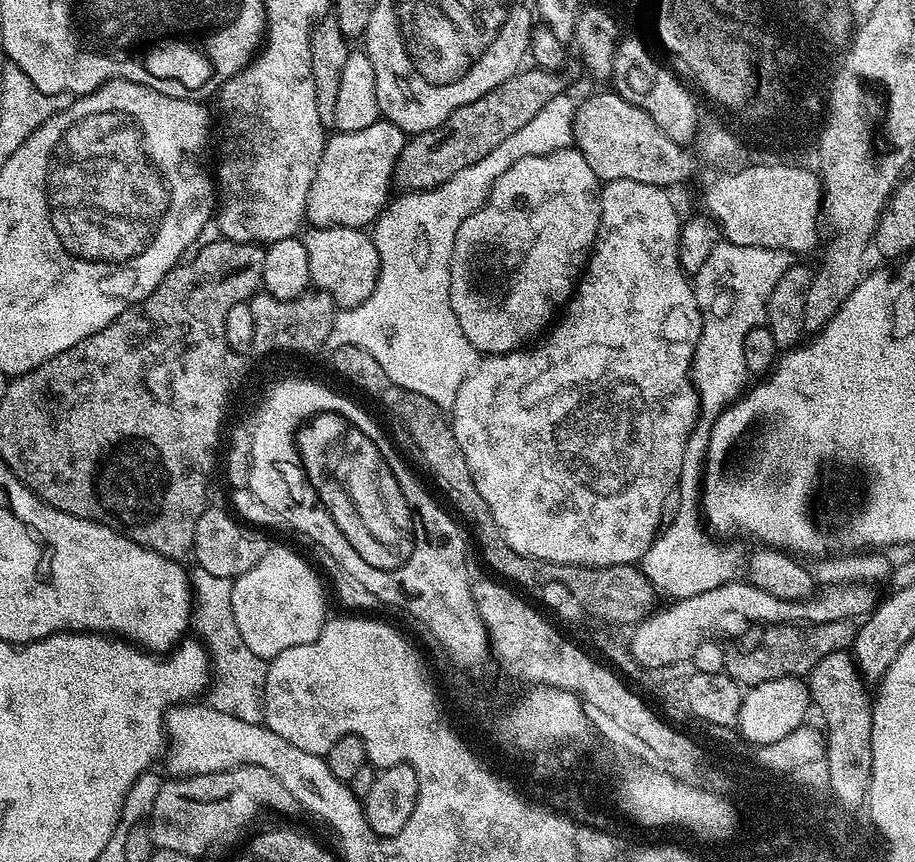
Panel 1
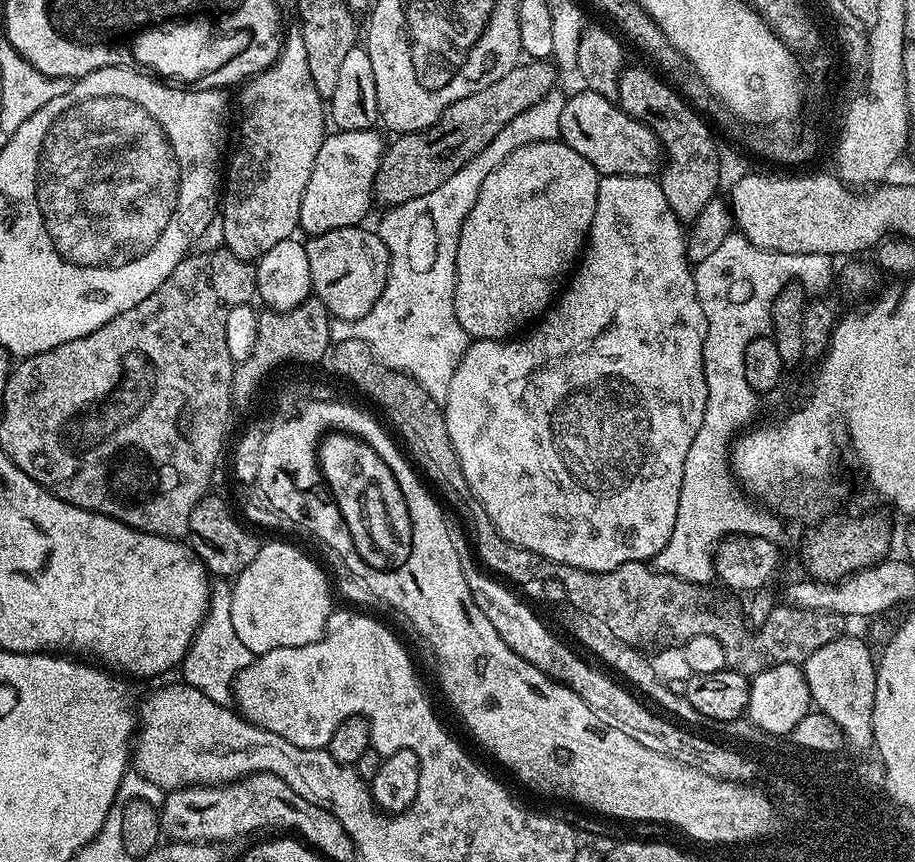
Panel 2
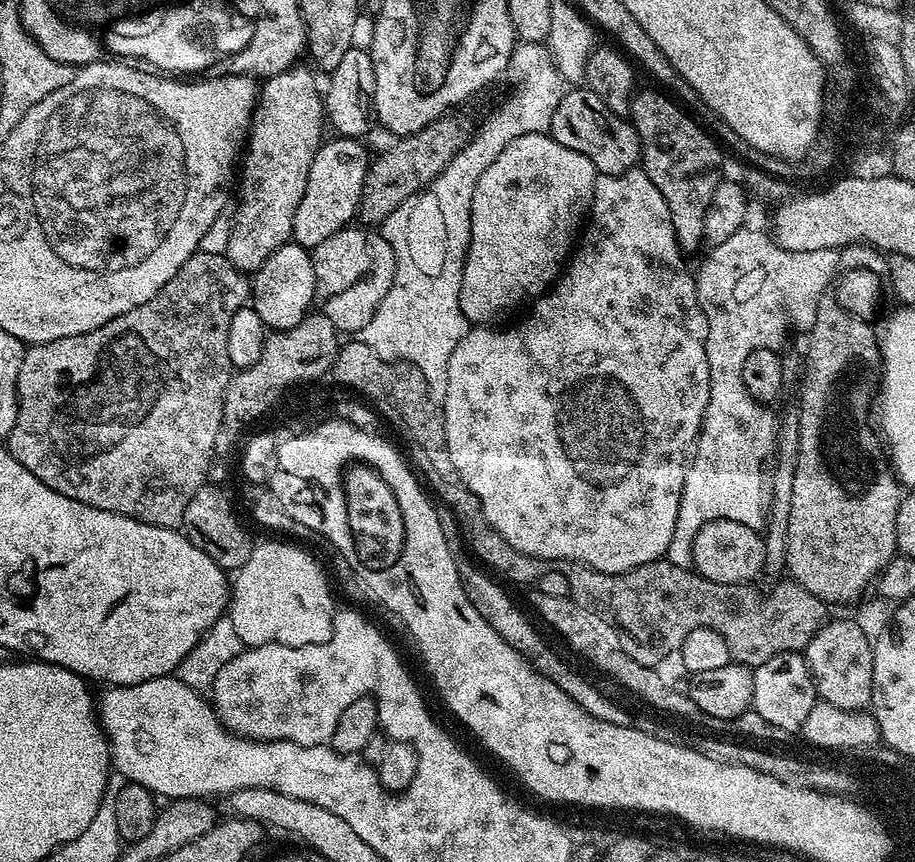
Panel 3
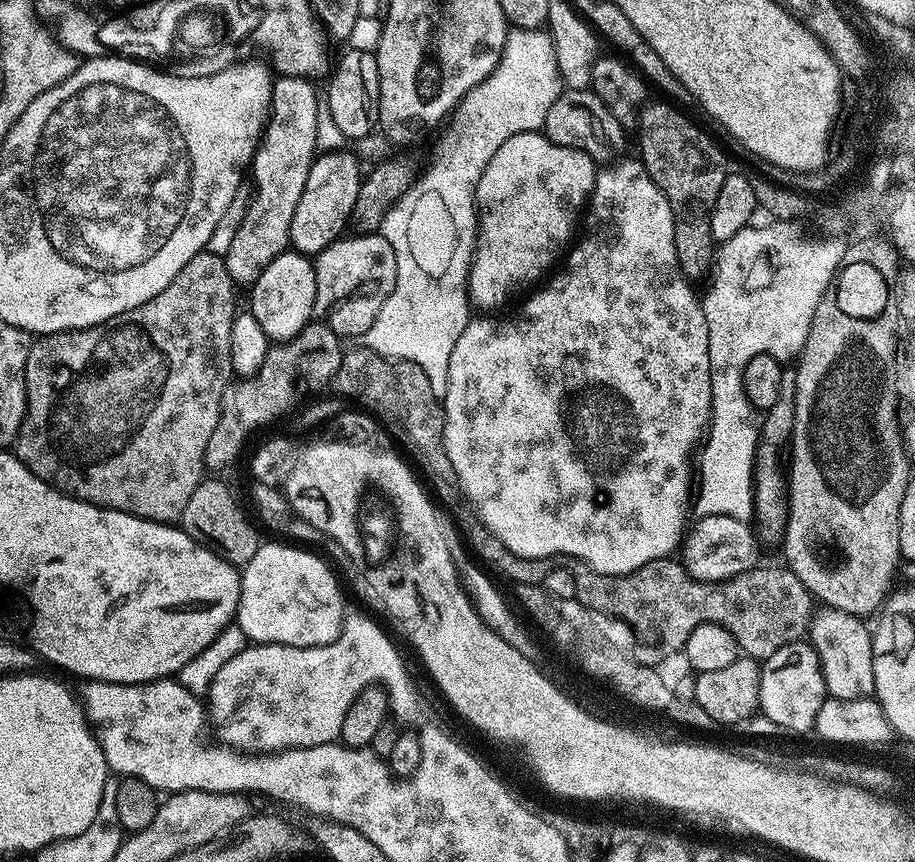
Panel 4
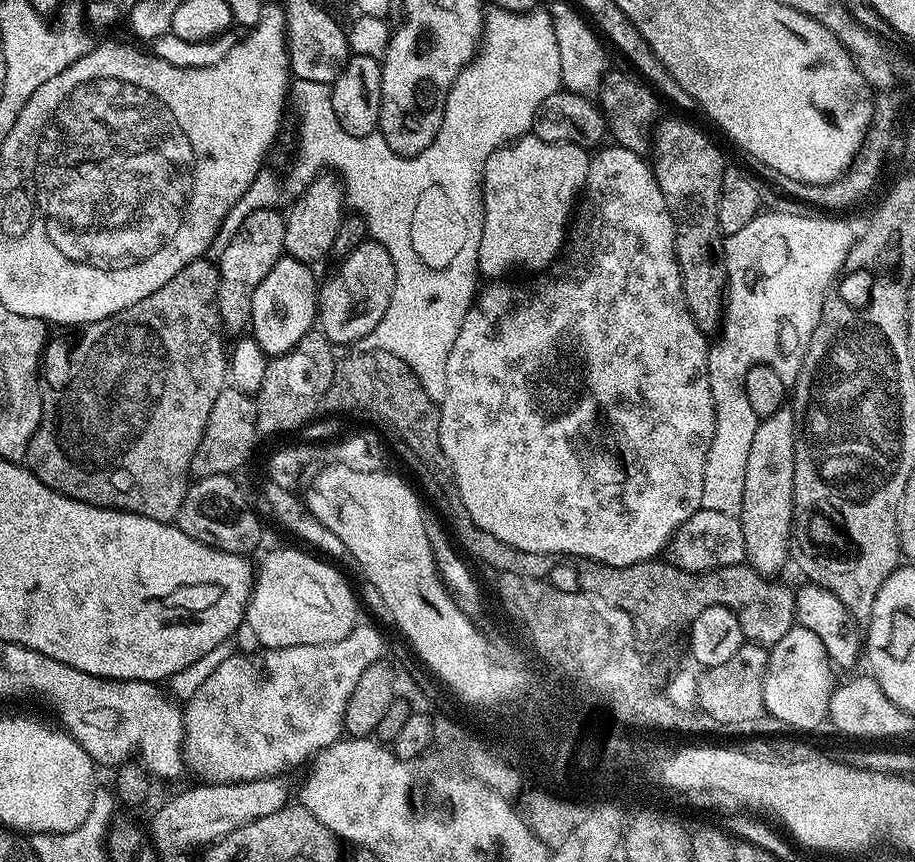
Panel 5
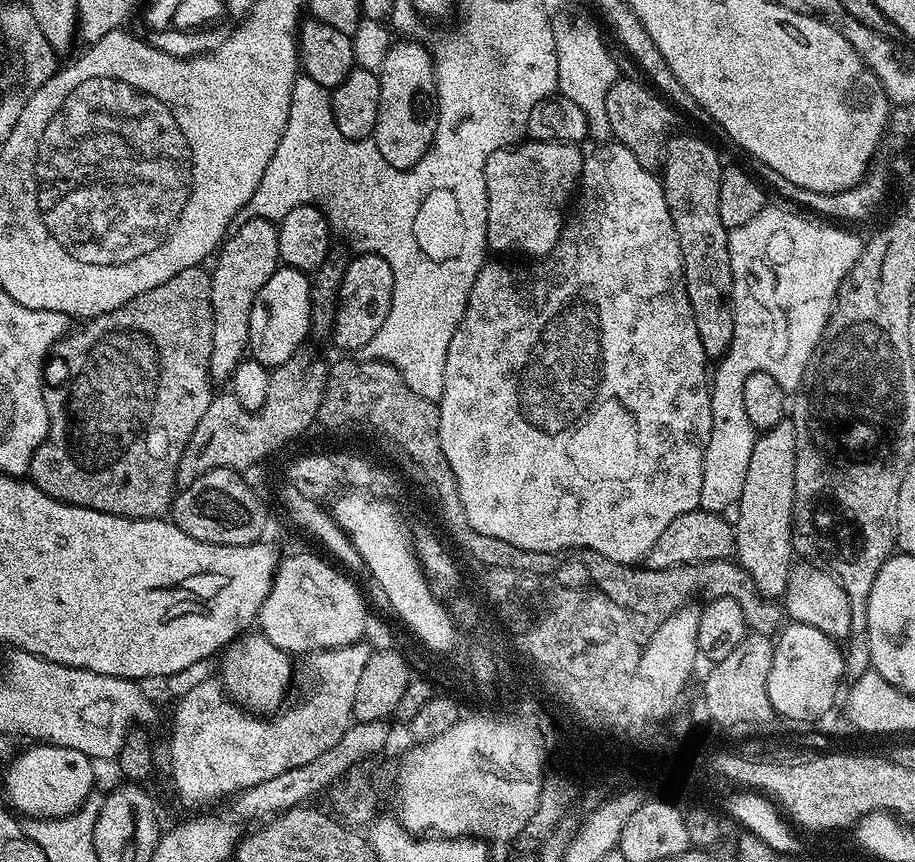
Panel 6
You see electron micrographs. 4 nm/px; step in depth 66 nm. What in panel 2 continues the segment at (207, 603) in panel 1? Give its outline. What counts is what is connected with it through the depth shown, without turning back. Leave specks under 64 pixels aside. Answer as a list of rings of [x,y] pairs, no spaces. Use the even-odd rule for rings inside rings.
[[[224,578],[213,579],[208,593],[208,612],[182,661],[183,683],[202,690],[206,698],[222,705],[227,705],[233,699],[232,682],[236,675],[246,670],[246,666],[250,666],[254,659],[253,652],[242,646],[242,641],[234,630],[234,618],[230,618],[231,605],[232,584]]]

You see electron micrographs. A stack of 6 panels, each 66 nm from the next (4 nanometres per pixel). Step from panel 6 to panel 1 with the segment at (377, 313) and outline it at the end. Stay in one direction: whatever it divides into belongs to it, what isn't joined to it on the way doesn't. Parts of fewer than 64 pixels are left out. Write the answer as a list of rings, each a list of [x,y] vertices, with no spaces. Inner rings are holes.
[[[309,227],[302,239],[310,262],[310,281],[319,291],[334,298],[337,309],[353,308],[370,294],[380,273],[378,250],[371,235],[363,228],[313,228]],[[308,231],[308,233],[306,233]]]

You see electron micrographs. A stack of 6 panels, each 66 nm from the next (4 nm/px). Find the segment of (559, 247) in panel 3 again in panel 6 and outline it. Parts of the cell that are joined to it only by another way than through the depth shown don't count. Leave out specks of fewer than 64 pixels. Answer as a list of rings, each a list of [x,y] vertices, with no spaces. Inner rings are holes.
[[[525,139],[501,151],[498,156],[500,169],[490,184],[491,196],[488,201],[488,248],[496,252],[521,252],[528,258],[543,258],[558,242],[564,229],[566,212],[574,193],[577,191],[585,153],[579,152],[572,142],[542,142]]]

